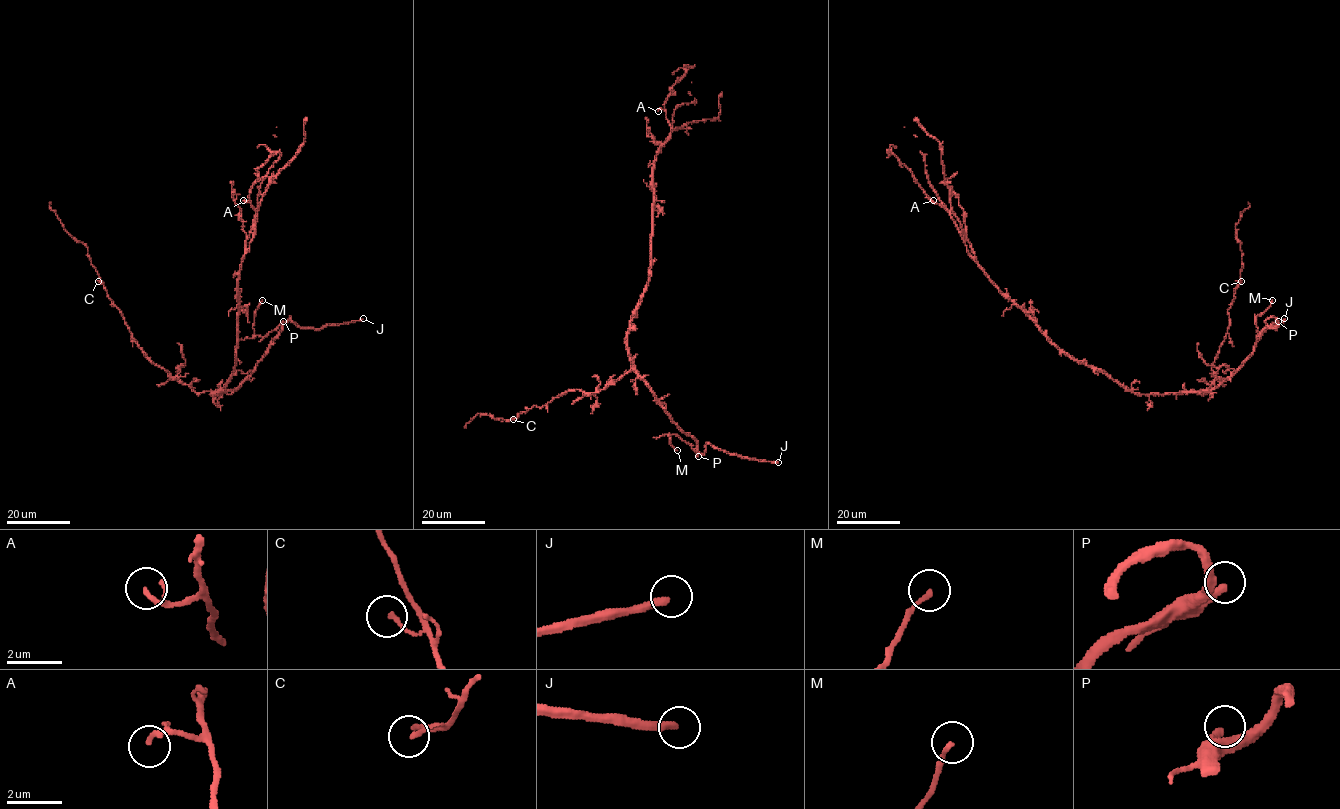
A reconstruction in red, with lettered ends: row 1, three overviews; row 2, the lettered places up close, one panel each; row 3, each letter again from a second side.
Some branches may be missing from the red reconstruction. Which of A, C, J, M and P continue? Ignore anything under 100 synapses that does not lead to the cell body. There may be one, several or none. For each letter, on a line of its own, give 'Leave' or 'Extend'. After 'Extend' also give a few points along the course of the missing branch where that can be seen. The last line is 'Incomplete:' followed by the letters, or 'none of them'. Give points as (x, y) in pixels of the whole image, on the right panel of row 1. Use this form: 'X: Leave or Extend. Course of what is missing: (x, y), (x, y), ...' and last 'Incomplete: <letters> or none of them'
A: Leave
C: Leave
J: Extend. Course of what is missing: (1284, 318), (1287, 295), (1240, 259), (1219, 217), (1193, 206), (1192, 176), (1224, 173)
M: Leave
P: Extend
Incomplete: J, P

